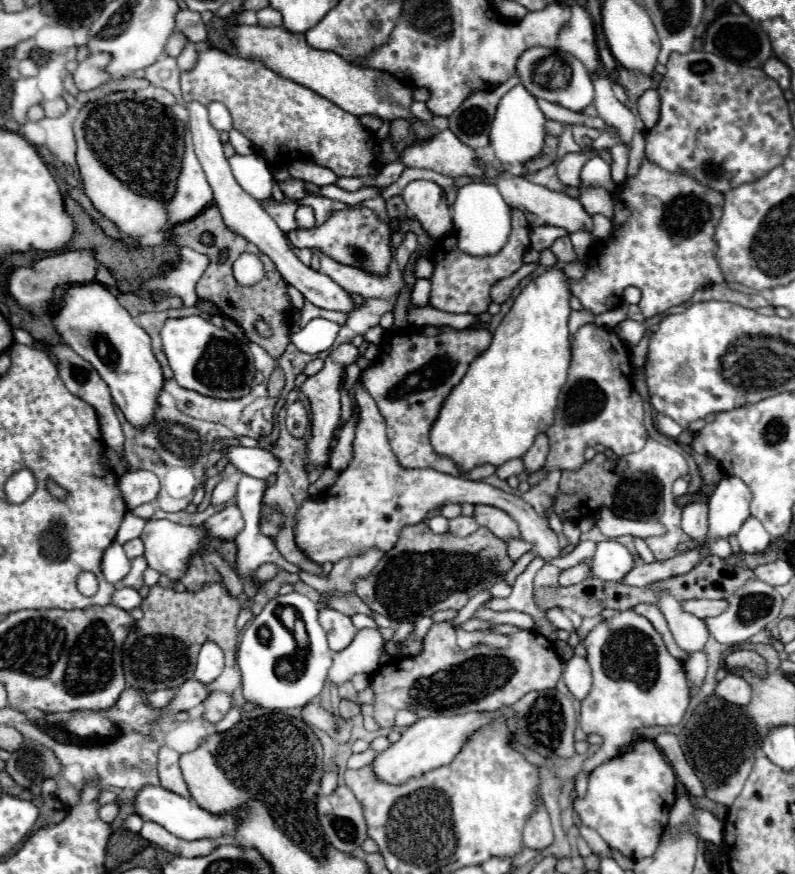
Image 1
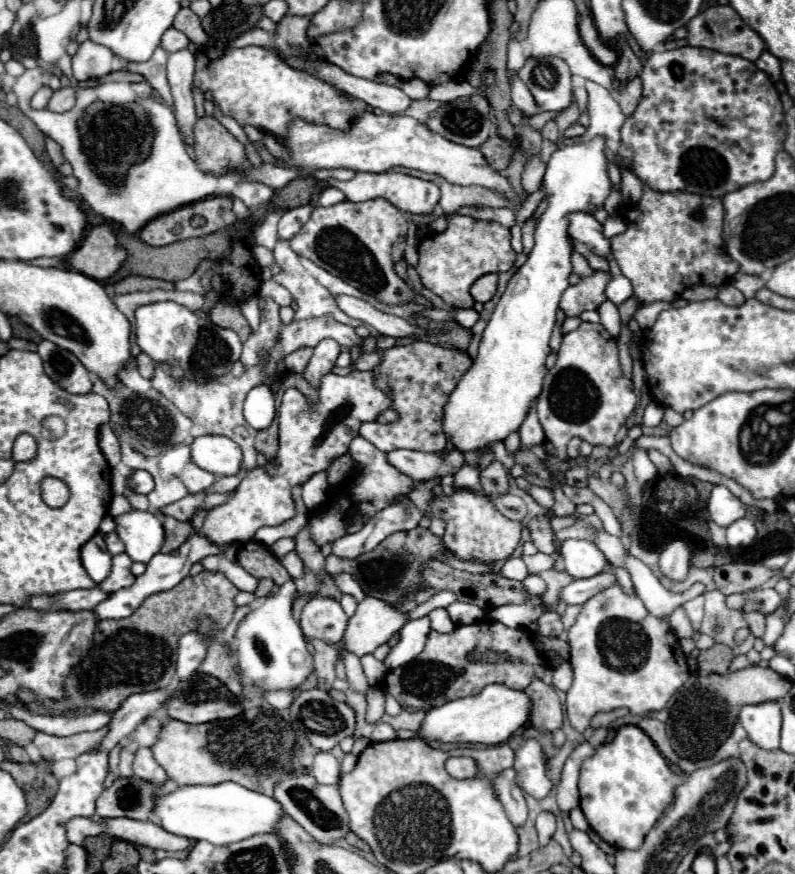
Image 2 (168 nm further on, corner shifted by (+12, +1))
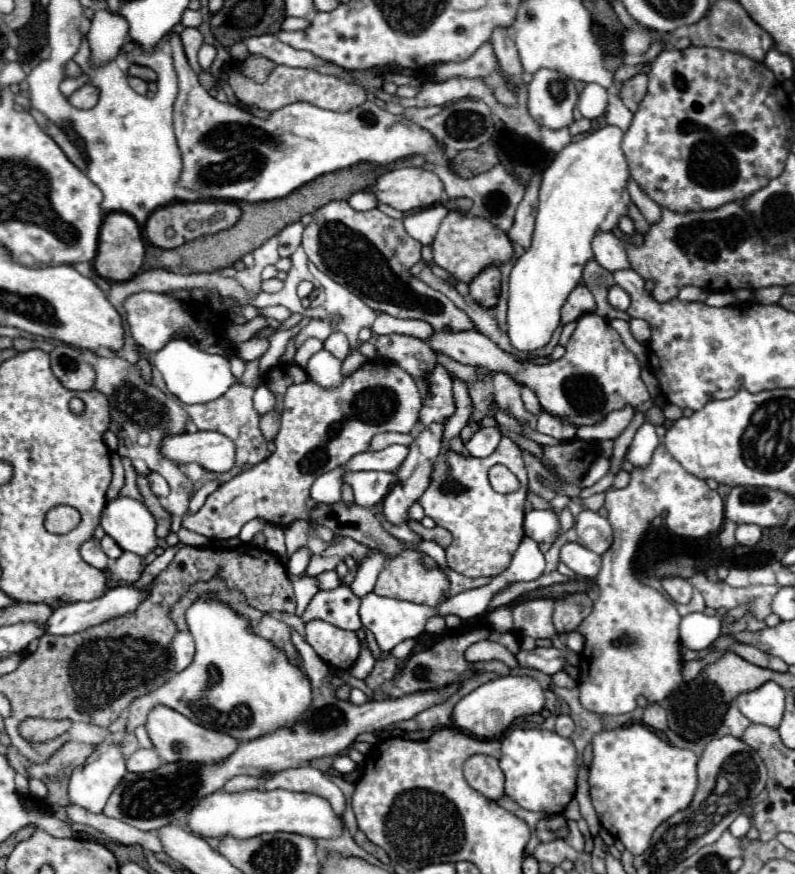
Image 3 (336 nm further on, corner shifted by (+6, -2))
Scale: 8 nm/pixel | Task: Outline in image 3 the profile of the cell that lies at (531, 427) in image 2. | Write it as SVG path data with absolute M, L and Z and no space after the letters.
M542 411L540 417L538 417L536 429L540 433L546 433L546 435L554 437L554 439L570 441L570 439L574 439L578 427L570 427L570 423L562 423L562 419L554 419L554 415L550 415L548 411Z

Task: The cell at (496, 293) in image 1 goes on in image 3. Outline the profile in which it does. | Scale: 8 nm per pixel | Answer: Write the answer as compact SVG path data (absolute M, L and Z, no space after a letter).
M490 265L490 267L482 269L470 281L470 297L486 309L496 307L498 293L500 293L500 269L496 265Z

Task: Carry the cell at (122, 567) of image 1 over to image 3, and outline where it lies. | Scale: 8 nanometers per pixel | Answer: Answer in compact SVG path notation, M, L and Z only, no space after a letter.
M88 539L80 545L80 553L82 559L90 565L94 565L96 569L104 569L108 567L108 557L104 555L104 551L100 549L100 541L98 539Z

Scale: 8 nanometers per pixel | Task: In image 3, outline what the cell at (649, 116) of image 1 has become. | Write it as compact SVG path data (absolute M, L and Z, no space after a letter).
M638 73L632 79L624 81L620 87L620 99L622 103L634 113L640 105L640 101L646 95L646 85L648 85L648 75L646 73Z

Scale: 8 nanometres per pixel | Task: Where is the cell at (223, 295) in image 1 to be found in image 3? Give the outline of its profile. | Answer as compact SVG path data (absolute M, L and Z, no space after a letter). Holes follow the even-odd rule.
M178 201L178 203L170 203L166 207L156 209L150 215L150 219L146 221L144 231L146 231L146 237L150 239L150 243L154 243L162 249L176 249L176 247L184 245L186 241L194 241L194 239L230 229L240 219L240 215L242 215L240 207L236 203L230 203L230 201L192 201L192 203ZM166 227L172 227L176 231L176 235L172 239L168 239L164 235Z

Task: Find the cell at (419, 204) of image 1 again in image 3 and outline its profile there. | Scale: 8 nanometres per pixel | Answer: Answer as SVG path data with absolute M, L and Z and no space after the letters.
M398 167L380 175L374 193L380 203L404 213L436 205L444 199L444 187L438 175L422 167Z

